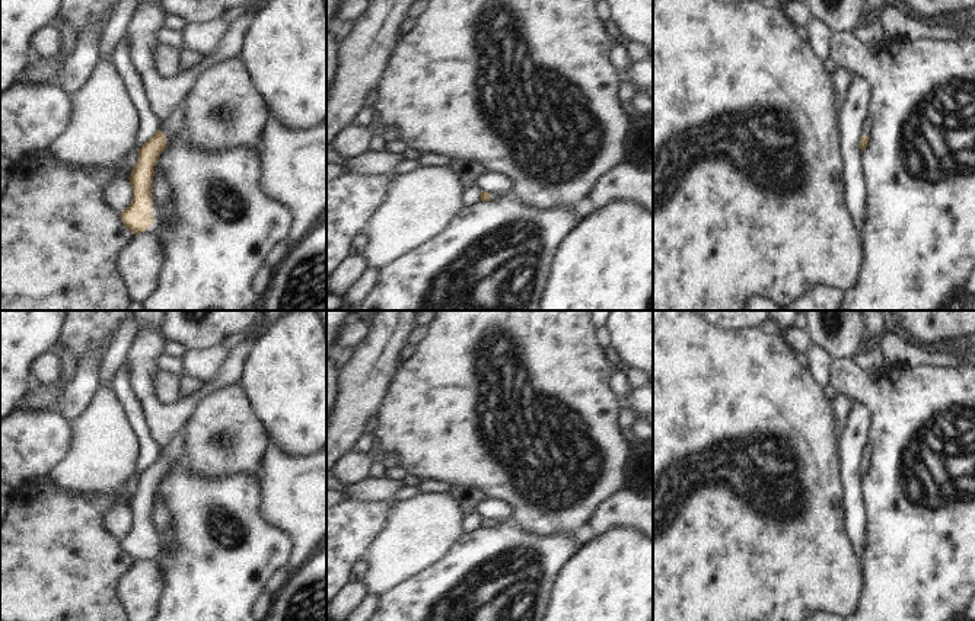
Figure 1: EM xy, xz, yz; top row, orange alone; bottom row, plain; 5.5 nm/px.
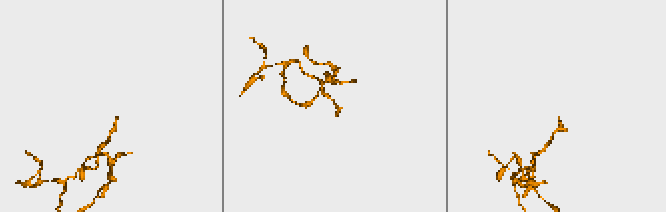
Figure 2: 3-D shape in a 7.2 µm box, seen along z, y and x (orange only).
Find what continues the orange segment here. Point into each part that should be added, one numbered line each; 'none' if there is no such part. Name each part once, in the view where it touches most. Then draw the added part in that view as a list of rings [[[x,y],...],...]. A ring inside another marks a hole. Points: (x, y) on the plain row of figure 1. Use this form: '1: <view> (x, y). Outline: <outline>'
1: xy (174, 449). Outline: [[[184,427],[159,450],[159,456],[165,461],[166,468],[169,468],[173,461],[184,458]]]

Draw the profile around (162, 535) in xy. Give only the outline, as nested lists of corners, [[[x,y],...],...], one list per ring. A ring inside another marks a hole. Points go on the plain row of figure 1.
[[[157,487],[154,493],[154,503],[152,509],[152,541],[153,550],[157,554],[173,554],[176,551],[176,539],[173,536],[173,516],[171,506],[162,499],[162,488]]]

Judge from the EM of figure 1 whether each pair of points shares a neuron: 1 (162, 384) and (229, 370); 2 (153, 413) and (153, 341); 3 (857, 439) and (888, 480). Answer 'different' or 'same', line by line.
1: different
2: same
3: different

